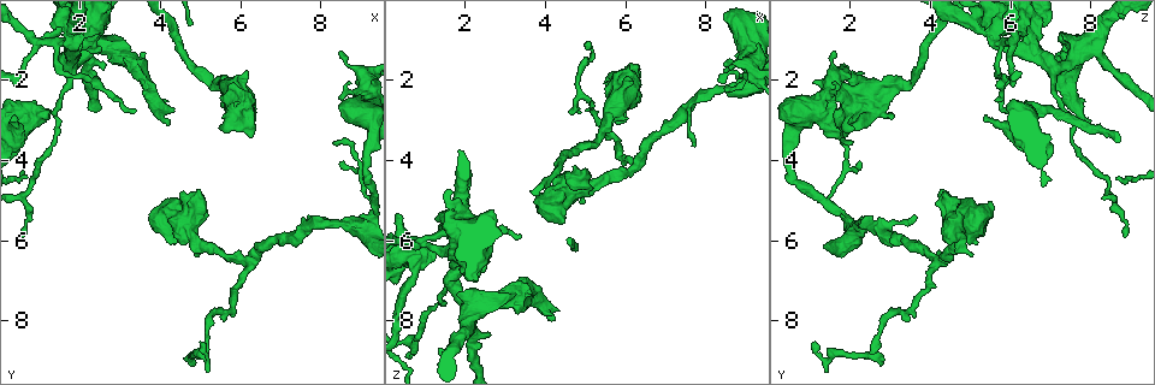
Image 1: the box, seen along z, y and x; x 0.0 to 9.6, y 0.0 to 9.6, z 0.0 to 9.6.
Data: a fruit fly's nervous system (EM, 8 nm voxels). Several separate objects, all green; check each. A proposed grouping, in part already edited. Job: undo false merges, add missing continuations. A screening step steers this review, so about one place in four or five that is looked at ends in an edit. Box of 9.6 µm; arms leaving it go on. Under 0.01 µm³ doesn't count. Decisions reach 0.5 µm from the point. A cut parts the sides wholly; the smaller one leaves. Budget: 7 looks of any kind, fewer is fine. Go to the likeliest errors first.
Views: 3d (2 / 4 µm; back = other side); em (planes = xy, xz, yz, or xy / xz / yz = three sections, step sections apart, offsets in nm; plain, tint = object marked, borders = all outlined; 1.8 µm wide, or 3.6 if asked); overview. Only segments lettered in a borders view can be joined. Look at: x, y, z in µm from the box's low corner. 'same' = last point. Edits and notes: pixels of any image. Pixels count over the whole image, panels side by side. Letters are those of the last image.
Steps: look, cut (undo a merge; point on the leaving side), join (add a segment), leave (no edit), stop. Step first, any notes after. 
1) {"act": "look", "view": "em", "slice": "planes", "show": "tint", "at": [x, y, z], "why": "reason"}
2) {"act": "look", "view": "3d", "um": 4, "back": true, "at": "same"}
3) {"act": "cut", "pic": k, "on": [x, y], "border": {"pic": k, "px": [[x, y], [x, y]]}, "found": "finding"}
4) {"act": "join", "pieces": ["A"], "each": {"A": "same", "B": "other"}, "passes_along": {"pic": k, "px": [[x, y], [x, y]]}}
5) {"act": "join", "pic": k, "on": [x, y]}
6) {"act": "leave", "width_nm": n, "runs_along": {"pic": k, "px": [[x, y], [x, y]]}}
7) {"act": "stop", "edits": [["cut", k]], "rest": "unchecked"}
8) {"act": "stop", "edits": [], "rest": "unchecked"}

{"act": "look", "view": "em", "slice": "planes", "show": "tint", "at": [2.20, 1.20, 7.70], "why": "abrupt turn"}

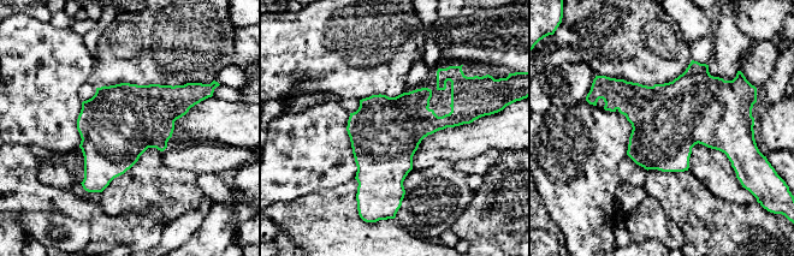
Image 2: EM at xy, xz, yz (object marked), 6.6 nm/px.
{"act": "look", "view": "em", "slice": "planes", "show": "borders", "at": "same"}

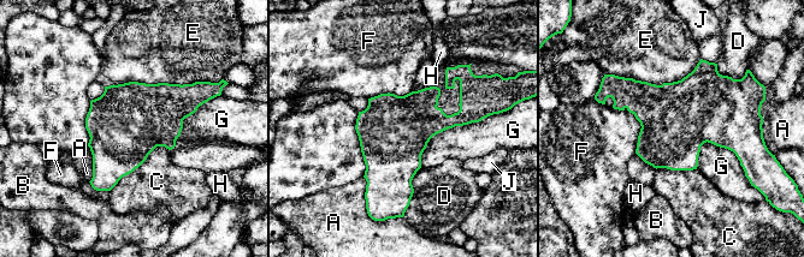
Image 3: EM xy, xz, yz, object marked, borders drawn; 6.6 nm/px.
{"act": "leave", "width_nm": 480, "each": {"A": "other", "B": "other", "C": "other", "D": "other", "E": "other", "F": "other", "G": "other", "H": "other", "J": "other"}, "border": {"pic": 3, "px": [[486, 117], [437, 132], [420, 167]]}, "found": "all the same neuron"}

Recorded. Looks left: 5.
{"act": "look", "view": "em", "um": 3.6, "slice": "xy", "step": 8, "show": "tint", "at": [6.35, 3.35, 1.85], "why": "thick end"}

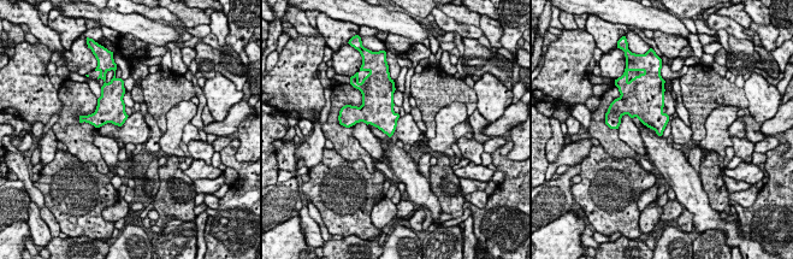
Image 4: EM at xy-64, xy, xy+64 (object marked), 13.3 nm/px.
{"act": "look", "view": "em", "um": 3.6, "slice": "planes", "show": "borders", "at": "same", "why": "another direction"}

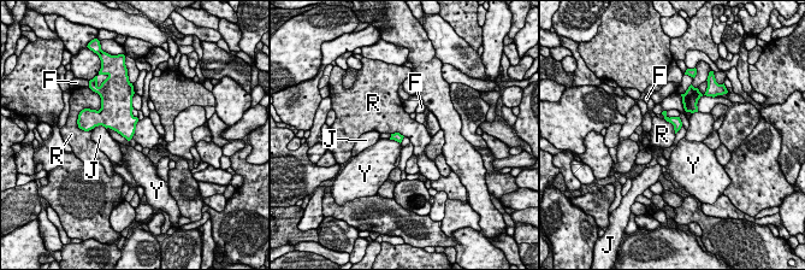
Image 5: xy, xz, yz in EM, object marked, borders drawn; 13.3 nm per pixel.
{"act": "leave", "each": {"F": "other", "J": "other", "R": "other", "Y": "other"}, "border": {"pic": 5, "px": [[138, 121], [135, 133], [130, 139]]}, "found": "none of them fits"}

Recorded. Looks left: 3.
{"act": "look", "view": "3d", "um": 4, "at": [3.45, 2.80, 5.90], "why": "tapers out"}

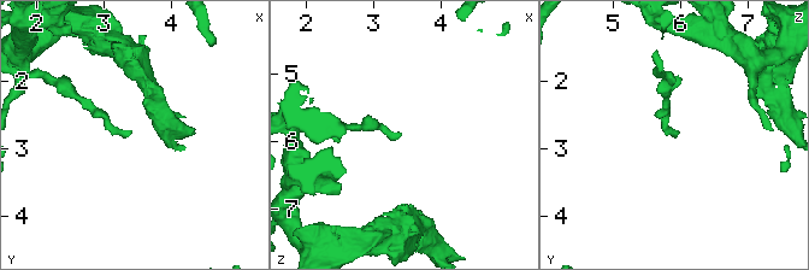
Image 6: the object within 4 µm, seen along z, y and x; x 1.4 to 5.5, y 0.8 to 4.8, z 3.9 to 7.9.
{"act": "look", "view": "em", "um": 3.6, "slice": "planes", "show": "borders", "at": [3.40, 2.80, 5.85]}

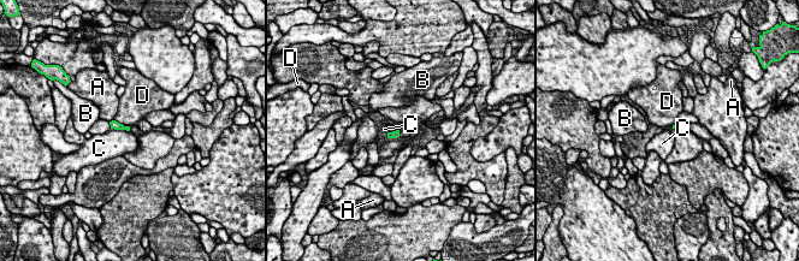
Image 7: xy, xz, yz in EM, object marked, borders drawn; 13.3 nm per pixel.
{"act": "leave", "longest_contact_nm": ["C", 260], "each": {"A": "other", "B": "other", "C": "other", "D": "other"}, "border": {"pic": 7, "px": [[111, 128], [129, 131]]}, "found": "no lettered segment goes on from it"}

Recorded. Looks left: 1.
{"act": "stop", "edits": [], "rest": "unchecked"}

